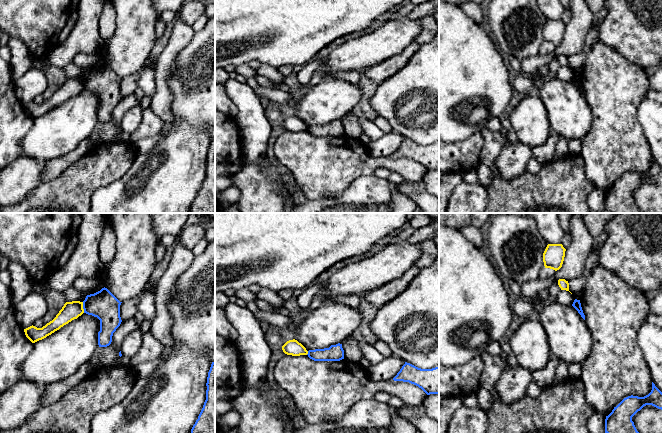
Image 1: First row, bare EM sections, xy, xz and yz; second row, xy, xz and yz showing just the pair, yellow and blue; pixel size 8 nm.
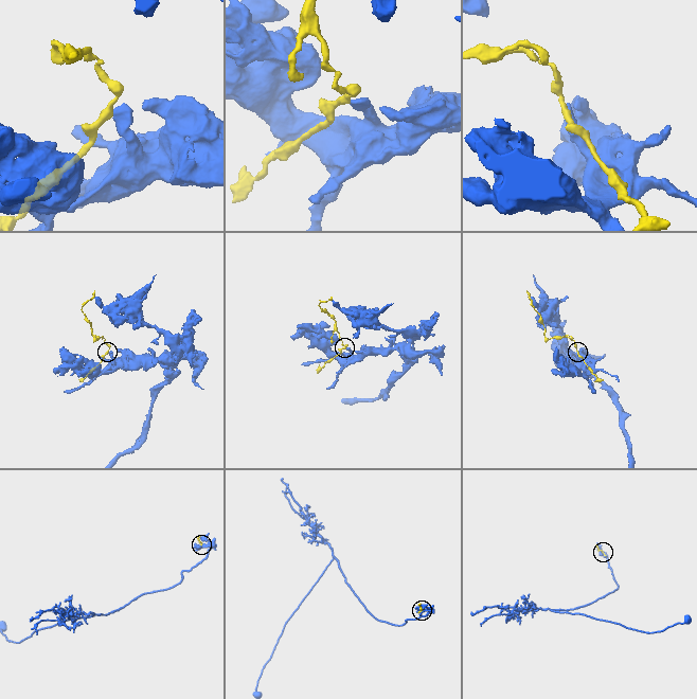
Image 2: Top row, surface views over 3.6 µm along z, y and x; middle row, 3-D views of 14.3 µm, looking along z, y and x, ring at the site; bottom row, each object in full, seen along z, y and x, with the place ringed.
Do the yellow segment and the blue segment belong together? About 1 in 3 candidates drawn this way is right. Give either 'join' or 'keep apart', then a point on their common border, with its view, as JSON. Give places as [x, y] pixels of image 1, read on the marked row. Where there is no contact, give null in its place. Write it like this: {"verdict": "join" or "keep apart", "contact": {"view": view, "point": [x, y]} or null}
{"verdict": "keep apart", "contact": {"view": "xy", "point": [82, 307]}}

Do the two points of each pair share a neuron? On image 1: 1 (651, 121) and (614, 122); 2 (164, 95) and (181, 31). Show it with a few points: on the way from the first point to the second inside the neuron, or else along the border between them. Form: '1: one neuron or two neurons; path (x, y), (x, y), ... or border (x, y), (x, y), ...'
1: two neurons; border (642, 98), (637, 106), (637, 121), (647, 143)
2: one neuron; path (162, 79), (163, 63), (173, 47)

